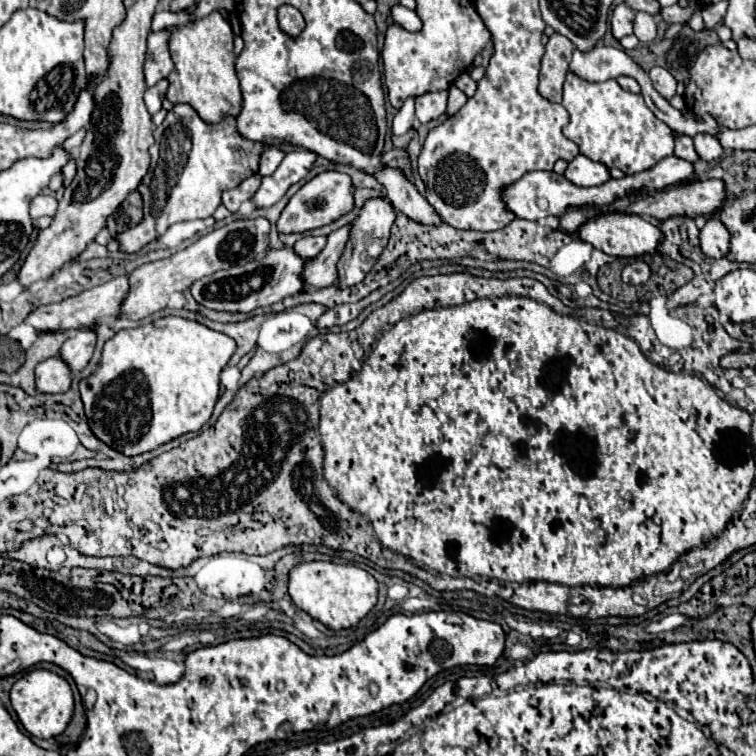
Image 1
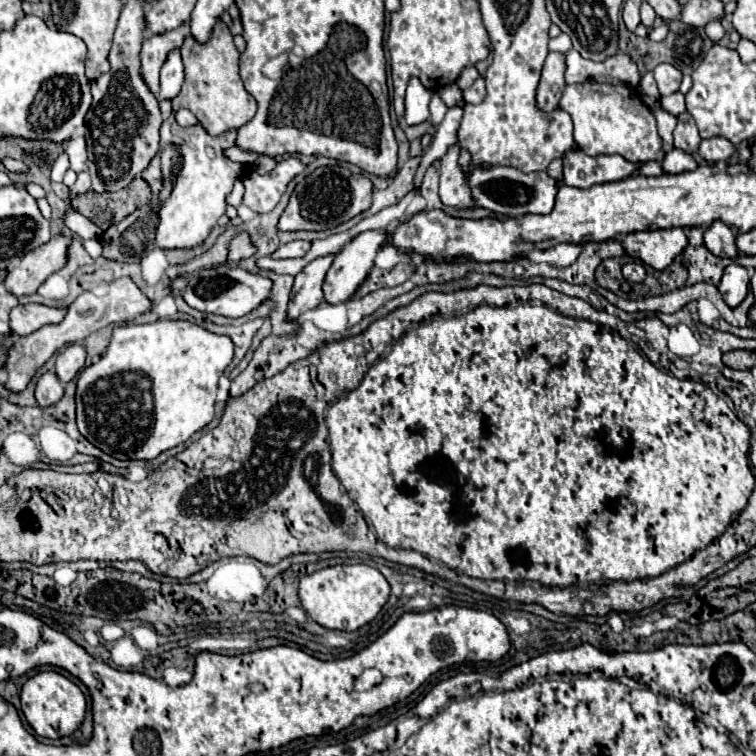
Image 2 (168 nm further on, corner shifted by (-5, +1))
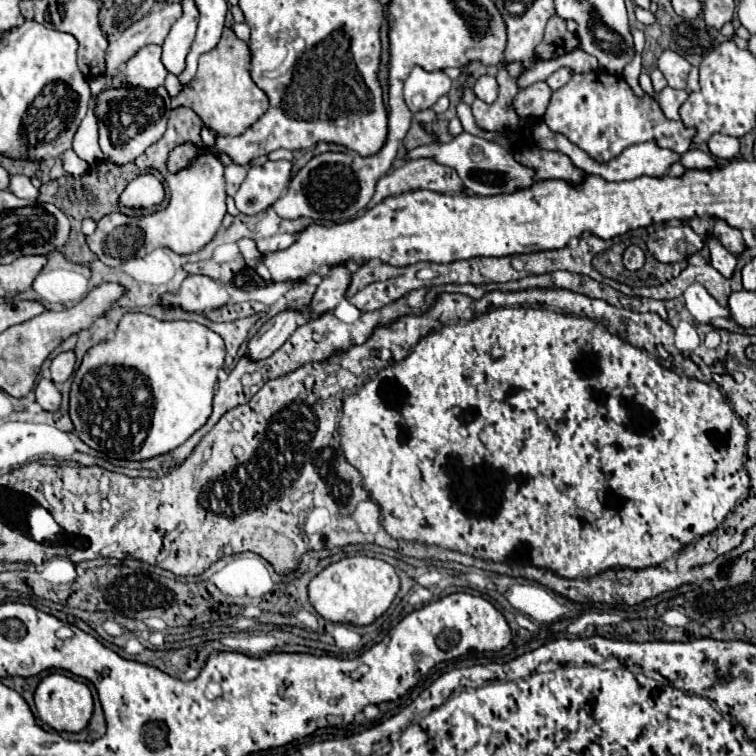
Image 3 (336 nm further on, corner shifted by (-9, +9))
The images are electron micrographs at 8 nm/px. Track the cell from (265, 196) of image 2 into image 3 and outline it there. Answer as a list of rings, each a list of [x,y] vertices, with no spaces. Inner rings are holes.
[[[266,161],[248,169],[244,183],[234,195],[236,207],[242,215],[258,215],[266,211],[286,189],[292,165],[288,161]]]

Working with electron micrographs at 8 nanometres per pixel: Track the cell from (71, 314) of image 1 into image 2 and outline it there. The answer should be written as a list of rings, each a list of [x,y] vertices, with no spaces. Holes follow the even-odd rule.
[[[38,303],[18,305],[10,313],[10,327],[14,335],[30,335],[44,325],[56,325],[66,317],[66,307],[46,307]]]

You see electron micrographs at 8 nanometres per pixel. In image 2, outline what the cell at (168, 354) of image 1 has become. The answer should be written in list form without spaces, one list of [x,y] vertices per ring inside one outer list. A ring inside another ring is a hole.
[[[158,319],[148,325],[114,327],[106,355],[78,377],[76,415],[78,431],[104,453],[116,459],[154,459],[162,451],[184,443],[214,419],[218,379],[232,363],[234,343],[190,321]]]

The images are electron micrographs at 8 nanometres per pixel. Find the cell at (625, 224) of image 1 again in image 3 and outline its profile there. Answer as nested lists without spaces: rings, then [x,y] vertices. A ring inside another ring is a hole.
[[[664,225],[648,239],[648,251],[662,263],[678,263],[704,247],[700,235],[688,225]]]

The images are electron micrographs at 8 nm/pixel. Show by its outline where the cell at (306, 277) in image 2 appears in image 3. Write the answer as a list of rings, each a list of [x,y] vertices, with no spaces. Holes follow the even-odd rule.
[[[282,311],[282,313],[274,315],[272,319],[268,319],[260,327],[260,331],[256,333],[256,337],[252,337],[248,341],[246,357],[250,361],[268,359],[296,331],[296,327],[298,327],[296,325],[296,317],[298,317],[298,311]]]

